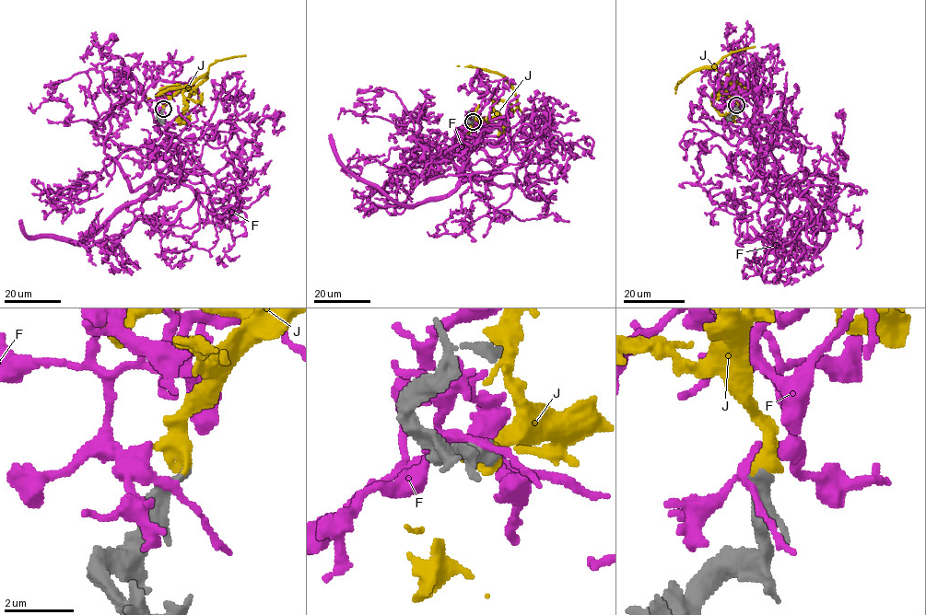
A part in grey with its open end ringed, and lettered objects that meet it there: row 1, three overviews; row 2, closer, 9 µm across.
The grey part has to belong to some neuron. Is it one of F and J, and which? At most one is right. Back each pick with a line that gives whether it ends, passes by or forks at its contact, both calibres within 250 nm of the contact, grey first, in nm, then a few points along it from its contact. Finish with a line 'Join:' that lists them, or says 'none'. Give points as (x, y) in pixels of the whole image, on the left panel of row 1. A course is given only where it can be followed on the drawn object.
J: it ends there; 440 nm thick on the grey side, 380 nm on the other; it runs (163, 110), (166, 102), (181, 89), (195, 88), (206, 75), (190, 85), (160, 91), (147, 98)
Join: J

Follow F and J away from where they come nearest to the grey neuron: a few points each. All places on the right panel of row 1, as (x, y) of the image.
F: (735, 106), (747, 80), (760, 168), (786, 183), (776, 193), (737, 101), (744, 62), (733, 102)
J: (735, 105), (734, 84), (721, 71), (696, 69), (676, 86), (675, 94)

